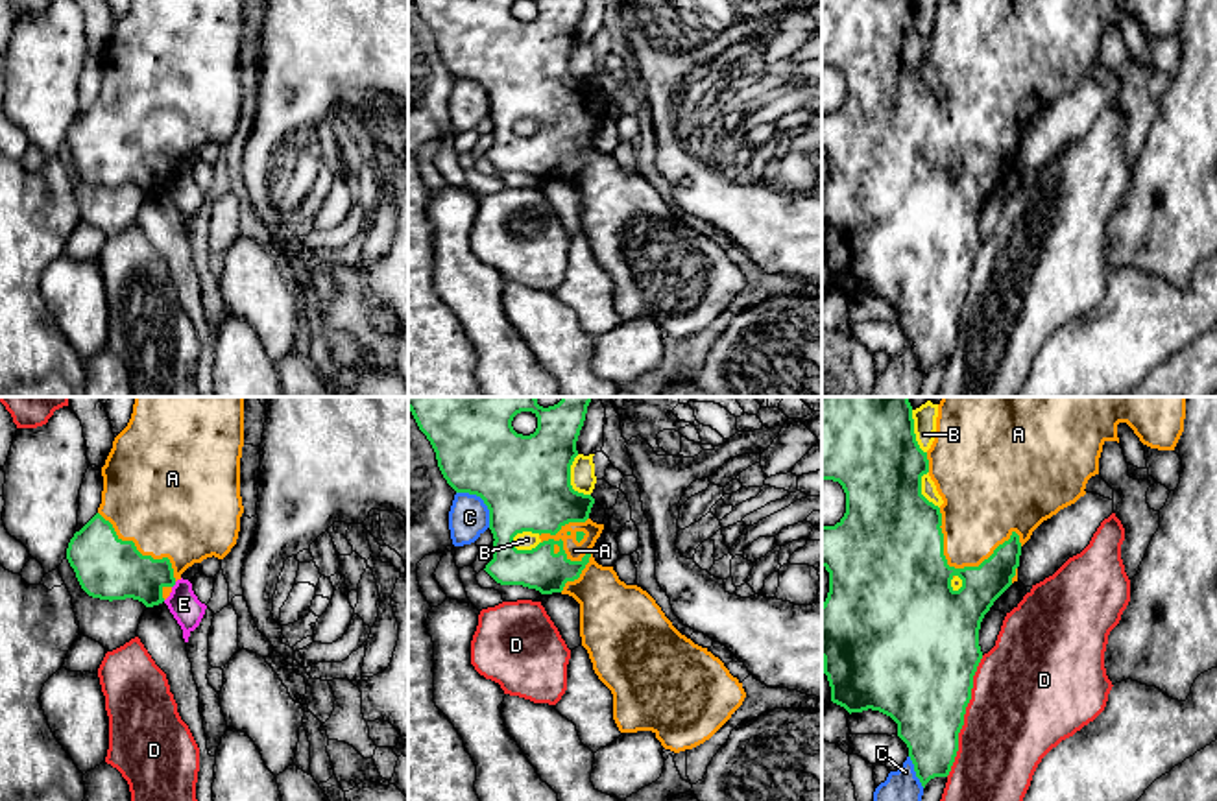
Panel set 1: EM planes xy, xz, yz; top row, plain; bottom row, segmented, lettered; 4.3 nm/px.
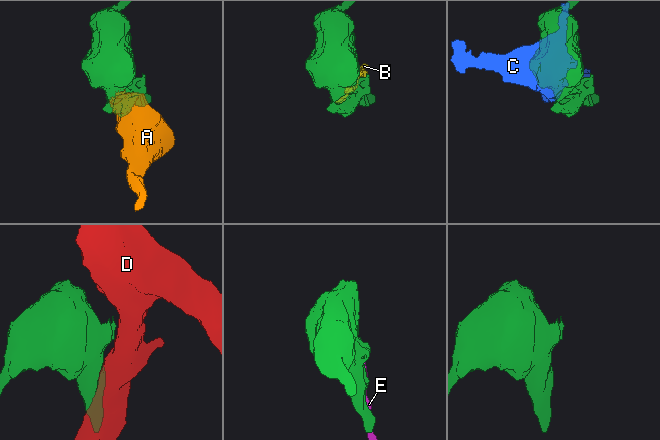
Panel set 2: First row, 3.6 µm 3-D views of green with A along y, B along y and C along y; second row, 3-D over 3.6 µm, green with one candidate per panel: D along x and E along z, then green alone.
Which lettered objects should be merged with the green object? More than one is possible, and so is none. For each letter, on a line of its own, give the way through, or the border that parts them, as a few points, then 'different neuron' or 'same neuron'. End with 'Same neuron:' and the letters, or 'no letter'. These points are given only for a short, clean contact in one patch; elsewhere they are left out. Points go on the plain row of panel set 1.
A: same neuron
B: different neuron
C: different neuron
D: different neuron
E: border xy (176, 168), (172, 174); different neuron
Same neuron: A

